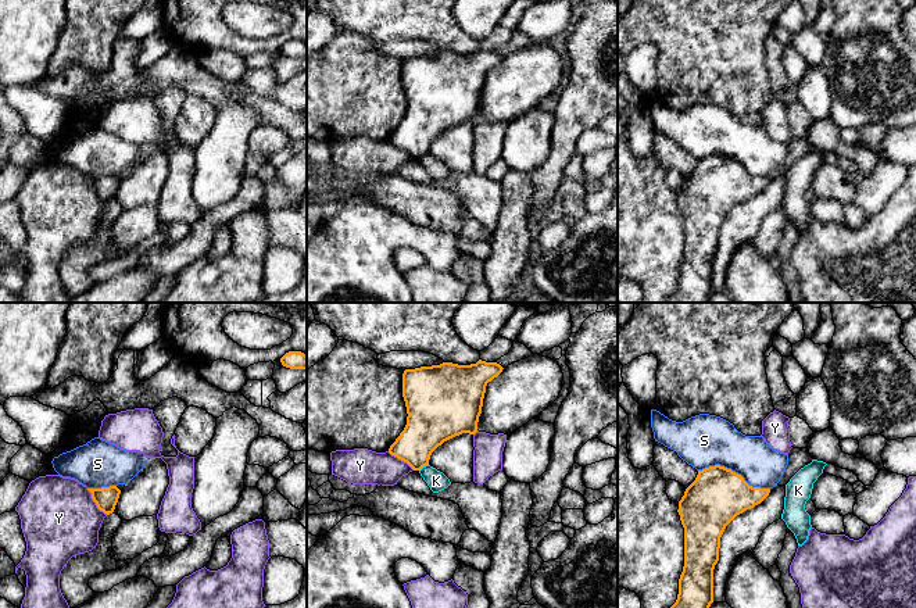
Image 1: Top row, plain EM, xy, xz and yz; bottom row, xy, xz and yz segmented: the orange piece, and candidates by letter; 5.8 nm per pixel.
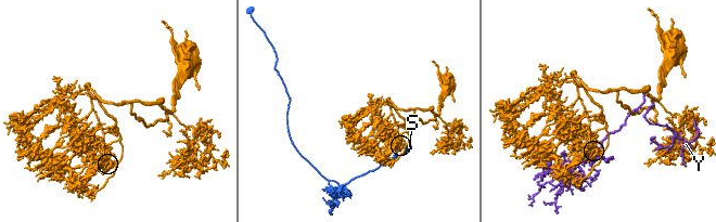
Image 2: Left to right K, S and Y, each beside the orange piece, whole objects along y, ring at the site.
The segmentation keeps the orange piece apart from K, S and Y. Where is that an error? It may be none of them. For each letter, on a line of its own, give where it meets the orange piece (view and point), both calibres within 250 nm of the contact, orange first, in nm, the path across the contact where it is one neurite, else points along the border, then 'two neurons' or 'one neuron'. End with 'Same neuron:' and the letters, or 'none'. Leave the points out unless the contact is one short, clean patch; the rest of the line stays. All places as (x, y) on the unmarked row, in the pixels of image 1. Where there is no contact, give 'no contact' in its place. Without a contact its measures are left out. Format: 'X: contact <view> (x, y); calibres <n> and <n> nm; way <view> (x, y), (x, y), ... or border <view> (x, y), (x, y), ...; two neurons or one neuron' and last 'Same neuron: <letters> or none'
K: contact xz (423, 154); calibres 280 and 110 nm; border xz (428, 153), (419, 160); two neurons
S: contact yz (734, 161); calibres 320 and 300 nm; two neurons
Y: contact xy (95, 190); calibres 140 and 440 nm; two neurons
Same neuron: none

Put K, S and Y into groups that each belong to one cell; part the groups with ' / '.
K / S / Y

